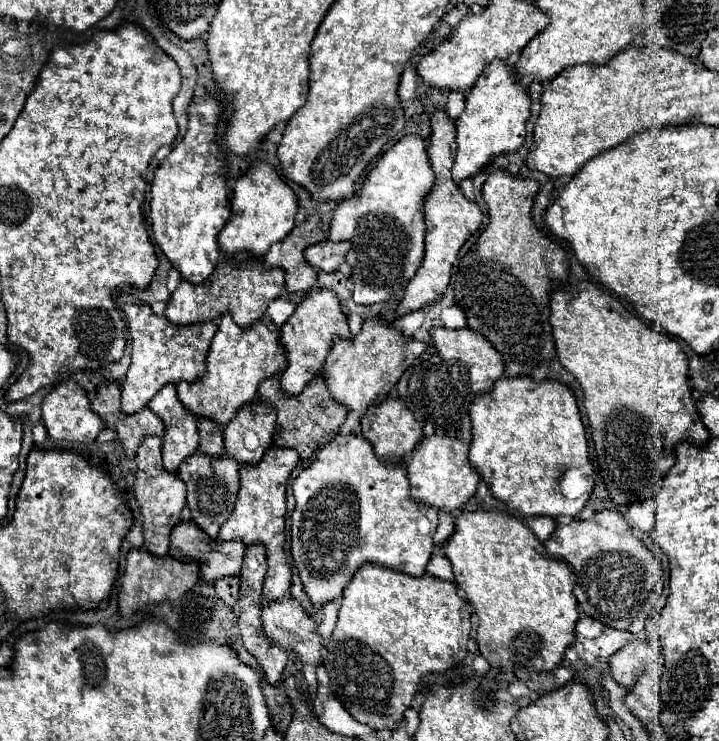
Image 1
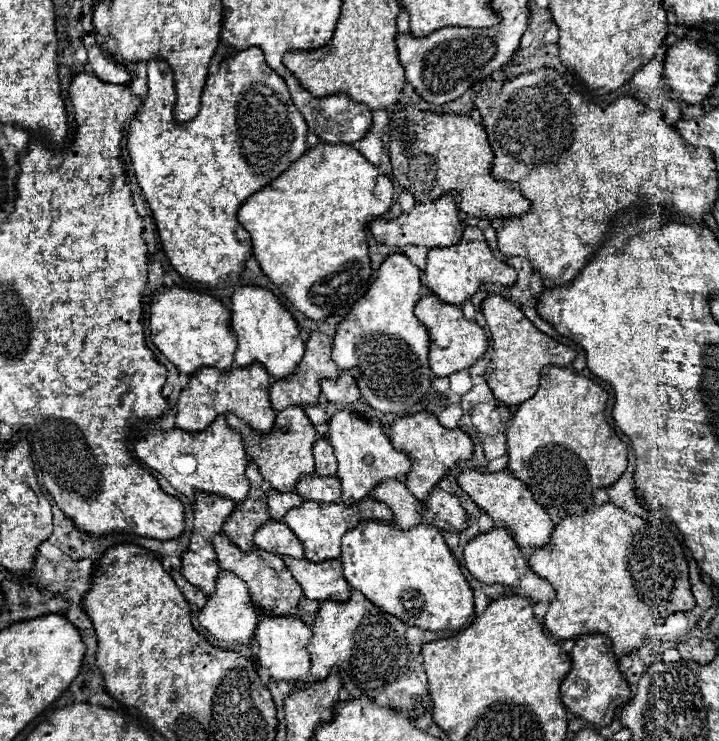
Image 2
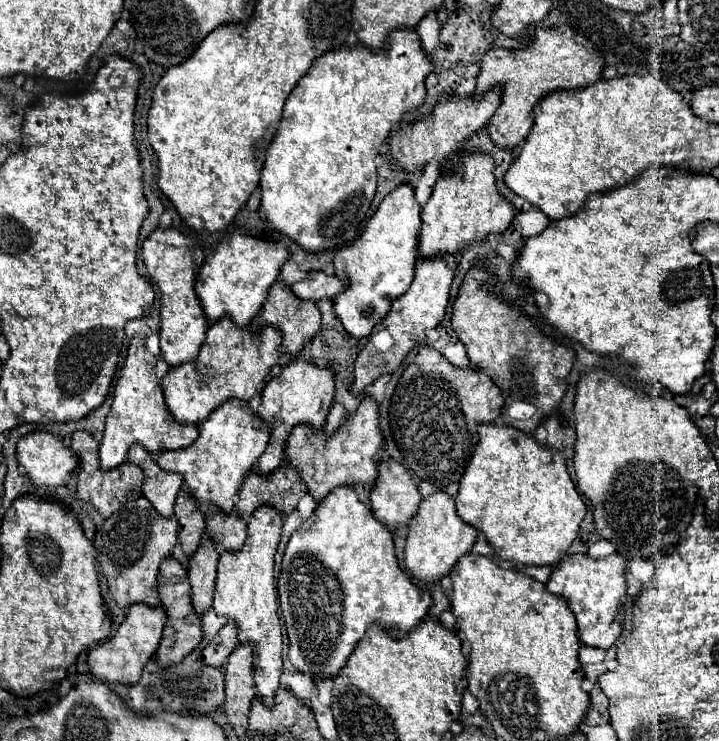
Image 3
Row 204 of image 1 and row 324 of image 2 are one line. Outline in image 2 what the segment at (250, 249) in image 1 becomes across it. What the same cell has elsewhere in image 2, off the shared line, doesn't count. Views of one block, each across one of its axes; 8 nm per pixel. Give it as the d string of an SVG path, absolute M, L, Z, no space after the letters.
M242 286L232 294L230 324L238 338L238 348L234 354L236 366L246 368L258 362L268 370L268 374L276 378L288 378L304 356L304 340L296 320L284 308L282 300L262 286Z

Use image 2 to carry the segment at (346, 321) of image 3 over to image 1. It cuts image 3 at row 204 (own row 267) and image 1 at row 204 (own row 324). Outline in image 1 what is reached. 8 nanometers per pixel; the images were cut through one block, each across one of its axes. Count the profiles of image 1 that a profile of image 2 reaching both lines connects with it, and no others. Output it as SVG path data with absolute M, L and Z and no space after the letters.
M408 134L402 136L390 150L386 150L368 170L360 190L334 208L334 216L330 222L330 240L340 242L348 240L352 248L346 254L346 262L352 266L352 280L354 280L354 302L356 304L376 304L386 302L394 294L402 292L410 278L422 264L424 256L424 198L434 186L434 172L428 162L428 140Z

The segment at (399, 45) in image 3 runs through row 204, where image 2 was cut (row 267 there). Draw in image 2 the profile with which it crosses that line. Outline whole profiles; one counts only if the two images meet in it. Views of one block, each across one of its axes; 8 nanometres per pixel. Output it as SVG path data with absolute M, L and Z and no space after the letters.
M320 142L314 148L308 148L306 154L302 154L288 170L284 170L284 174L280 174L280 178L276 178L276 182L270 182L268 186L264 186L264 190L258 190L258 194L252 194L250 198L246 198L246 202L240 206L238 210L238 222L244 226L244 230L250 232L252 236L252 252L254 258L258 260L262 272L280 288L280 292L294 304L294 308L298 308L304 316L308 316L310 320L324 320L330 314L334 314L336 310L342 310L350 304L354 304L370 286L370 278L372 278L372 268L370 268L370 258L368 258L368 244L366 244L366 226L368 222L376 220L376 218L384 218L390 204L392 204L392 194L394 194L394 186L390 182L390 178L386 174L382 174L378 170L378 166L374 166L372 162L368 162L356 148L352 148L350 144L330 144L330 142Z

